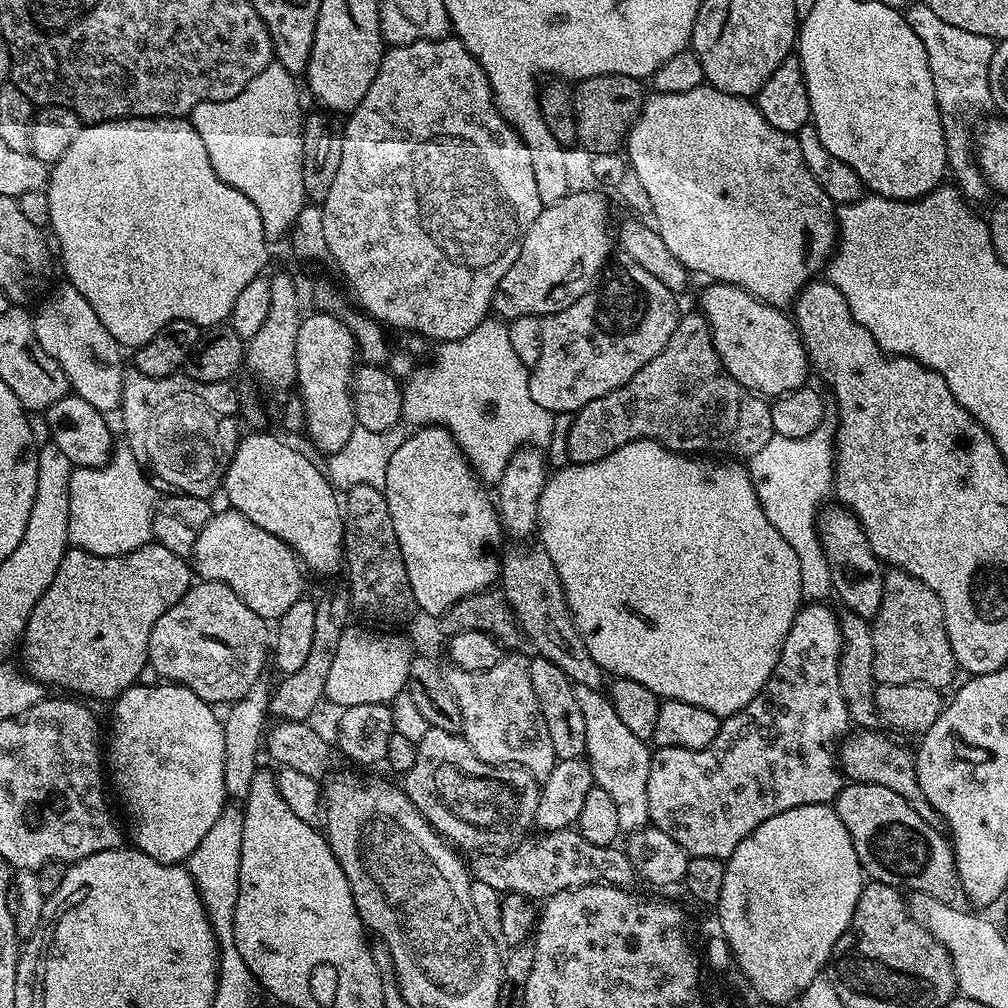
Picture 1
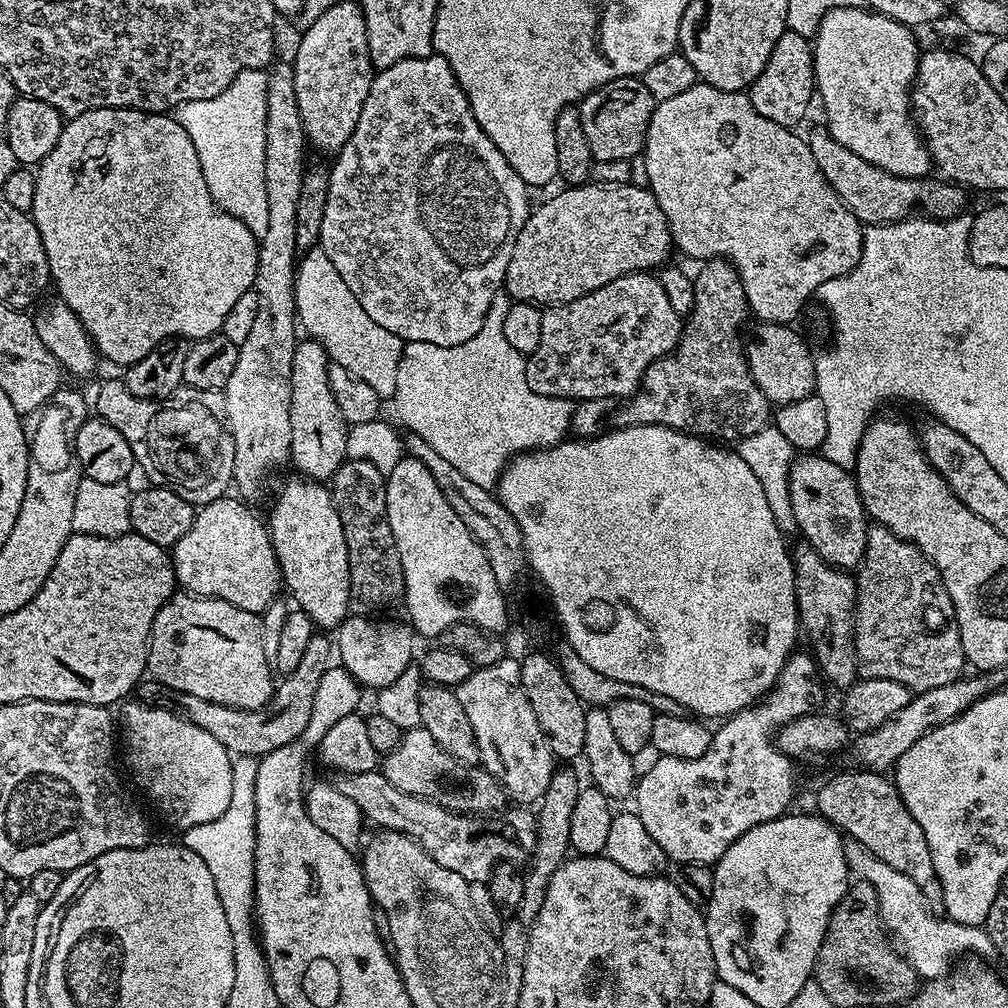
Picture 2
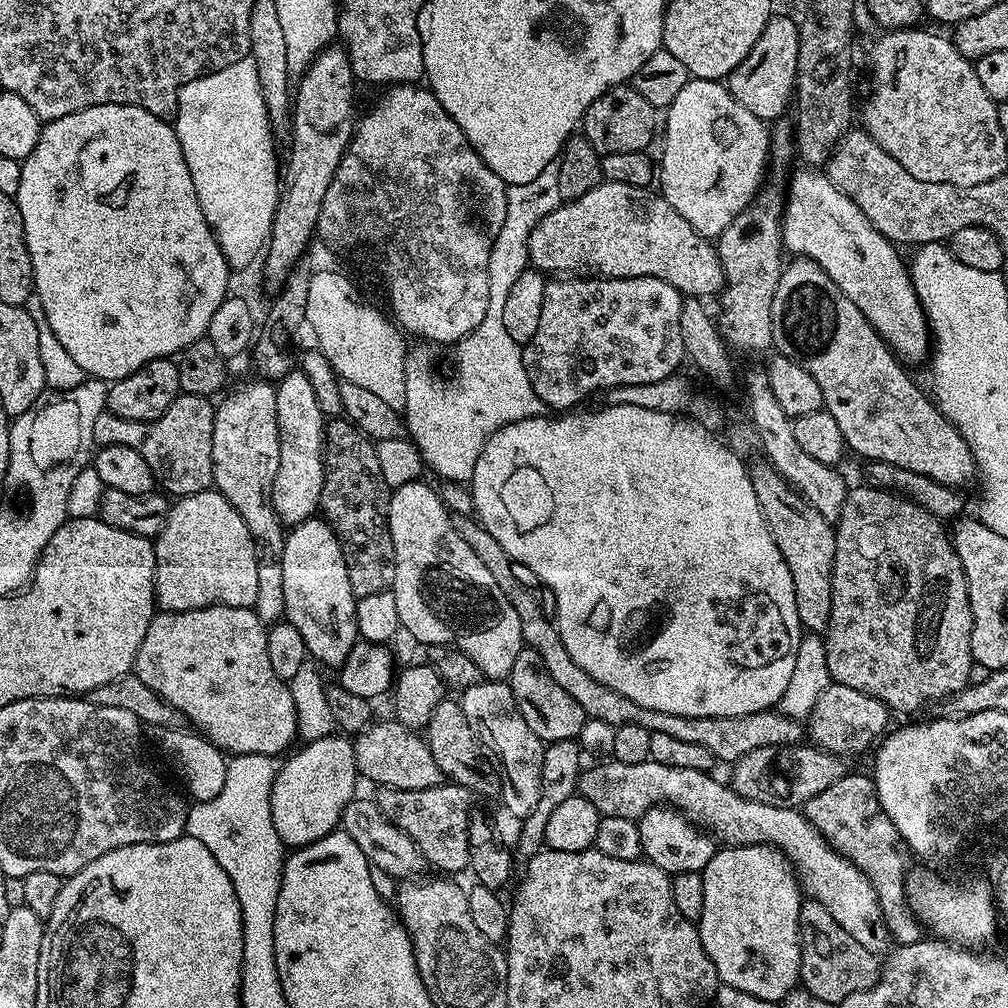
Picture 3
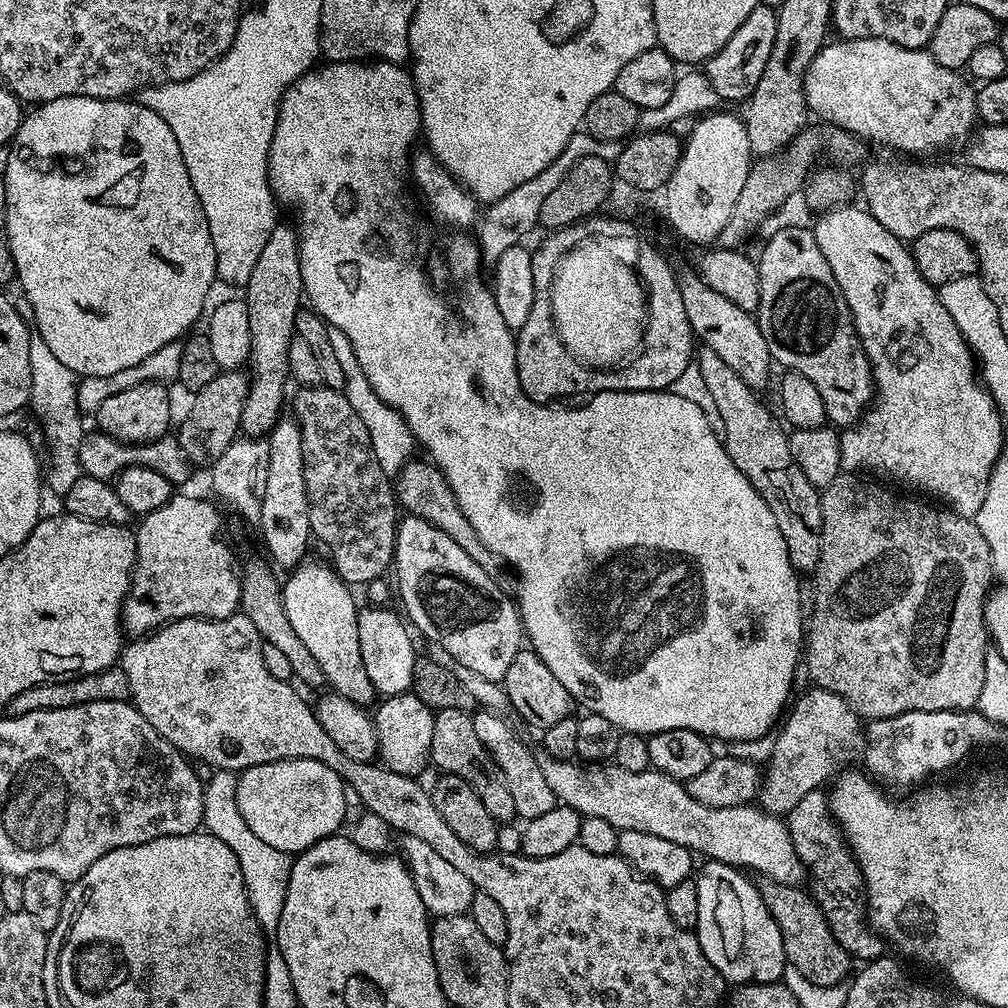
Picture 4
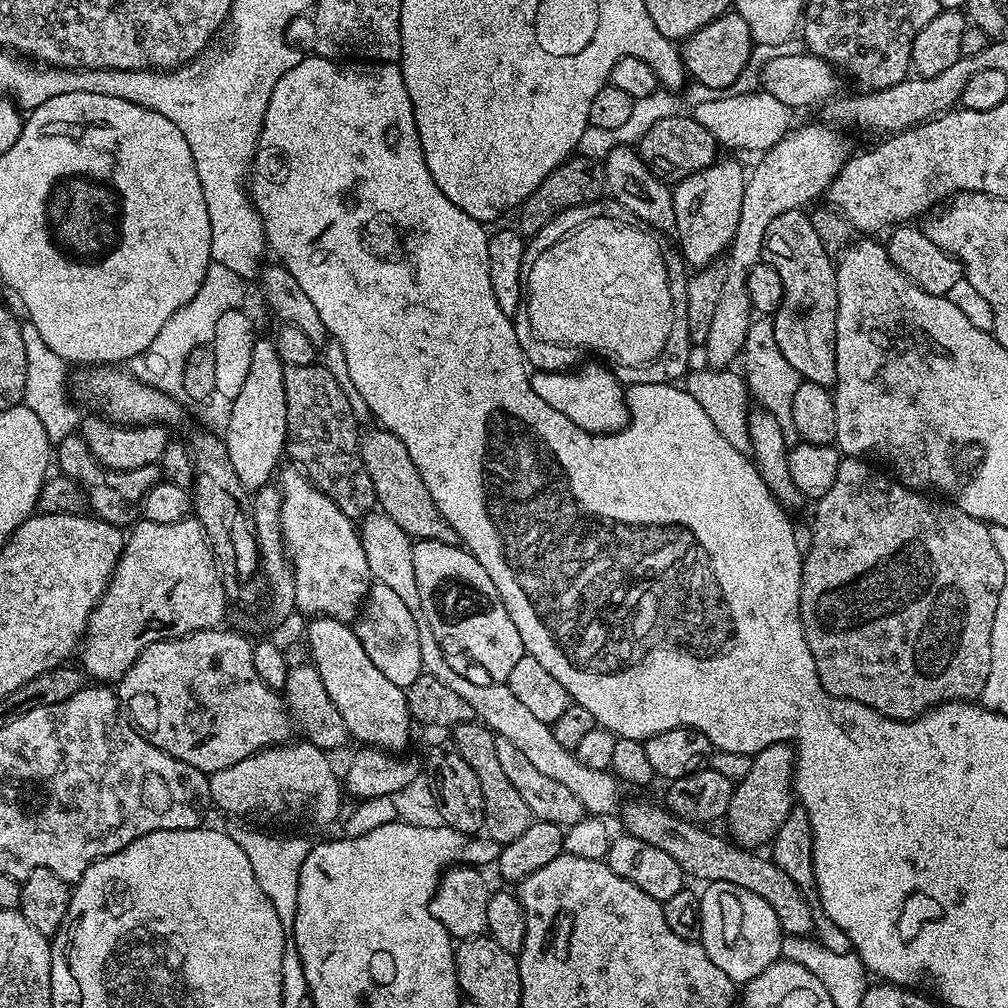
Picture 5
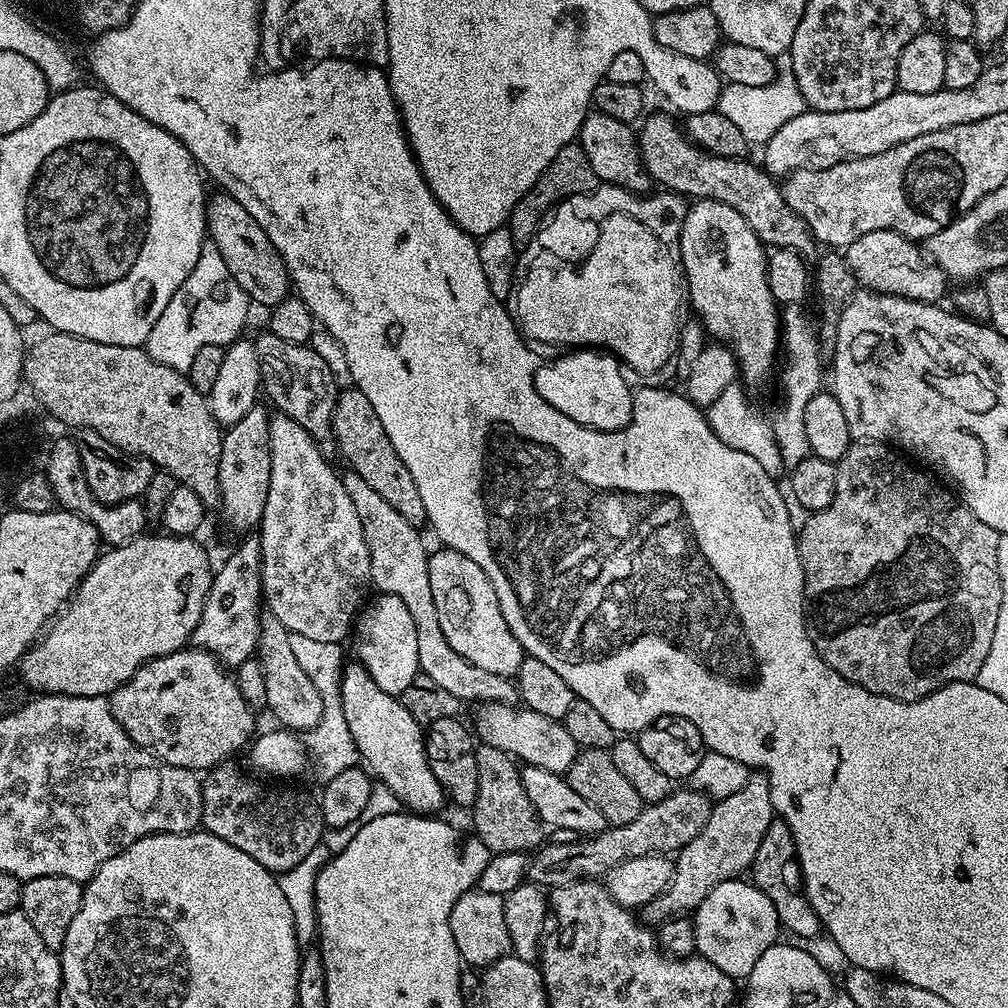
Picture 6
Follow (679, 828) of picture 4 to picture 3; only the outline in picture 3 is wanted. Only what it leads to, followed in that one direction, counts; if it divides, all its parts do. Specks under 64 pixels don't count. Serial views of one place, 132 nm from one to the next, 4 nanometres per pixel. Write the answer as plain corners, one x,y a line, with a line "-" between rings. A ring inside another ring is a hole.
609,759
607,763
585,767
580,773
578,785
579,795
594,802
601,816
639,821
651,808
671,806
685,820
692,821
721,845
741,848
751,844
771,844
792,865
803,895
824,904
834,922
838,922
850,938
862,942
862,946
878,958
889,951
888,921
884,918
880,899
868,876
852,860
829,846
823,834
804,817
803,811
766,806
766,802
750,802
725,781
723,784
707,772
662,766
652,759
637,764

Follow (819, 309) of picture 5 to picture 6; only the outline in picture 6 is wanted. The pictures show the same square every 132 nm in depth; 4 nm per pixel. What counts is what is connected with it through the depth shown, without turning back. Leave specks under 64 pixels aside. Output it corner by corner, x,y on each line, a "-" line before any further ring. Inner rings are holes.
656,112
638,128
640,161
644,163
644,171
652,175
653,181
661,189
678,196
691,198
693,201
717,200
738,210
738,214
742,214
742,218
750,222
750,230
754,230
754,234
758,234
758,238
766,246
773,249
789,248
808,254
814,247
812,232
803,218
790,210
781,185
767,171
759,167
756,169
751,164
751,159
722,158
702,151
689,140
687,131
681,125
680,128
676,125
677,117
672,116

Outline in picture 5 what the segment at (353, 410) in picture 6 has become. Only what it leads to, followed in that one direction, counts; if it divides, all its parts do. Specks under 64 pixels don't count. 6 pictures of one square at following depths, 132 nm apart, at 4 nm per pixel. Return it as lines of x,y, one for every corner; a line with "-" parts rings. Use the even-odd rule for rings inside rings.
375,426
369,432
365,431
360,437
359,454
362,466
366,466
366,474
370,474
370,482
374,482
374,494
379,511
394,518
397,526
413,541
433,540
459,545
460,539
454,530
442,518
438,506
434,506
434,498
430,498
430,490
426,490
426,482
422,482
422,474
418,474
418,466
410,462
410,454
406,446
402,446
393,432
388,432
383,426

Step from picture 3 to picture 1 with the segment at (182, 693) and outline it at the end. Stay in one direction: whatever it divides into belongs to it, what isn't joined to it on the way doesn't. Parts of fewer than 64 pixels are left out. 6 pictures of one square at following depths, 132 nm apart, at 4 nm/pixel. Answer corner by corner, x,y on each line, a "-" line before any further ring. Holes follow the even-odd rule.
213,580
193,583
186,595
178,598
178,602
174,602
158,622
154,622
154,630
150,634
148,663
151,671
156,671
161,681
184,685
213,706
240,700
266,669
269,660
269,621
254,614
254,610
250,610
250,606
246,606
230,586

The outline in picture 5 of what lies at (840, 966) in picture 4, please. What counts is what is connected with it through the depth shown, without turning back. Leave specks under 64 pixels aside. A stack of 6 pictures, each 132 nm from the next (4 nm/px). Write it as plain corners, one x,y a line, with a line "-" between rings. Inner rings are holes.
632,800
619,809
618,817
624,823
623,831
634,838
642,838
642,842
650,842
650,846
658,846
658,850
666,850
678,866
682,866
685,877
704,880
708,884
714,882
730,882
734,886
742,886
742,890
750,890
758,894
774,910
780,923
781,933
790,936
807,936
814,928
814,908
808,905
809,897
794,886
794,881
779,868
767,855
751,848
742,848
731,839
723,840
720,836
708,832
707,827
683,820
671,812
651,804
648,800

